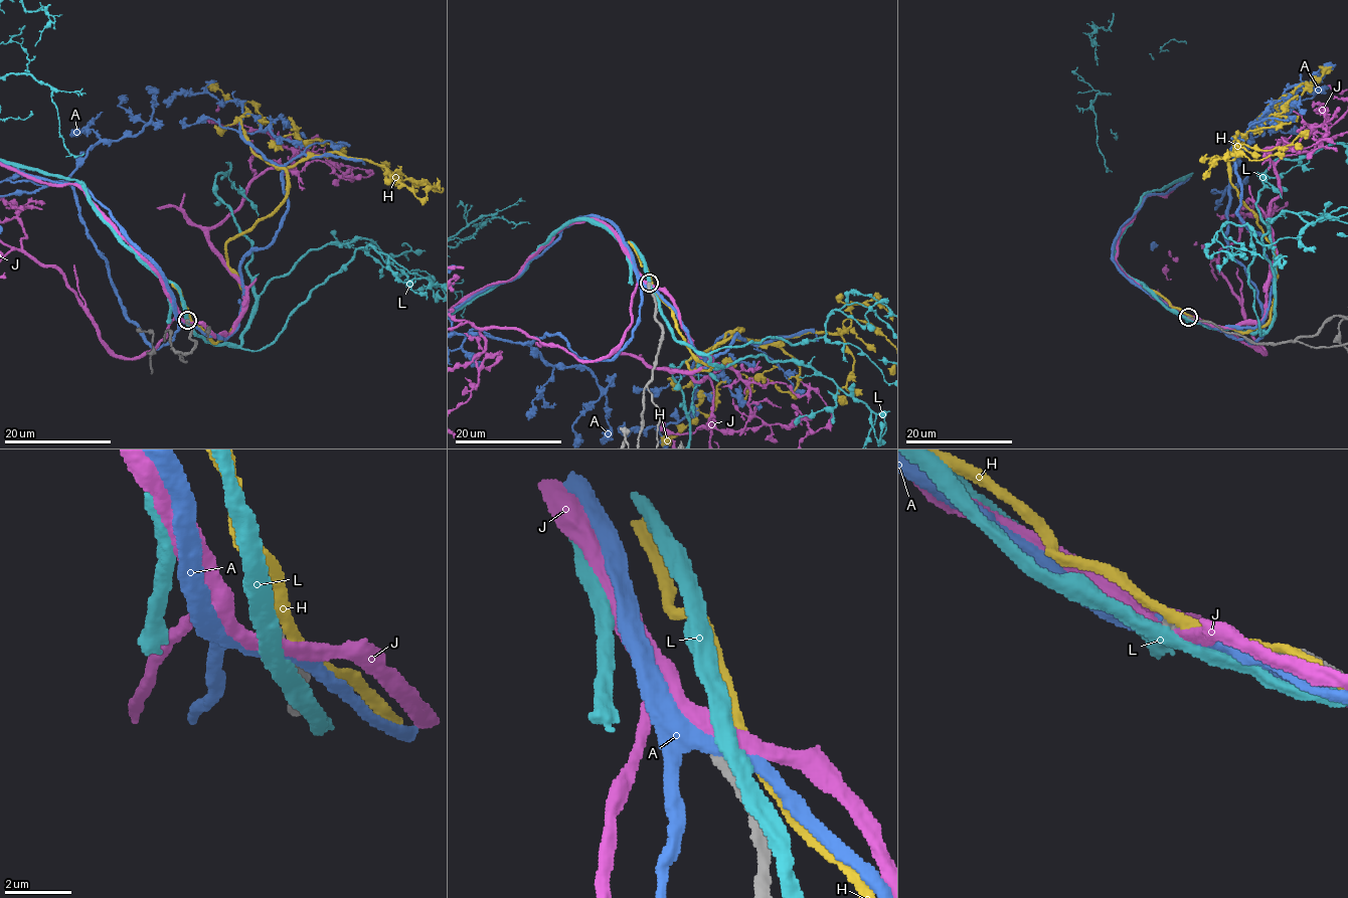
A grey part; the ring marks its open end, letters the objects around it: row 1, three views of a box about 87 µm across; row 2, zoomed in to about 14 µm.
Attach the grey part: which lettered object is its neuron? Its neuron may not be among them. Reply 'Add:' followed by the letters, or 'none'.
Add: none

